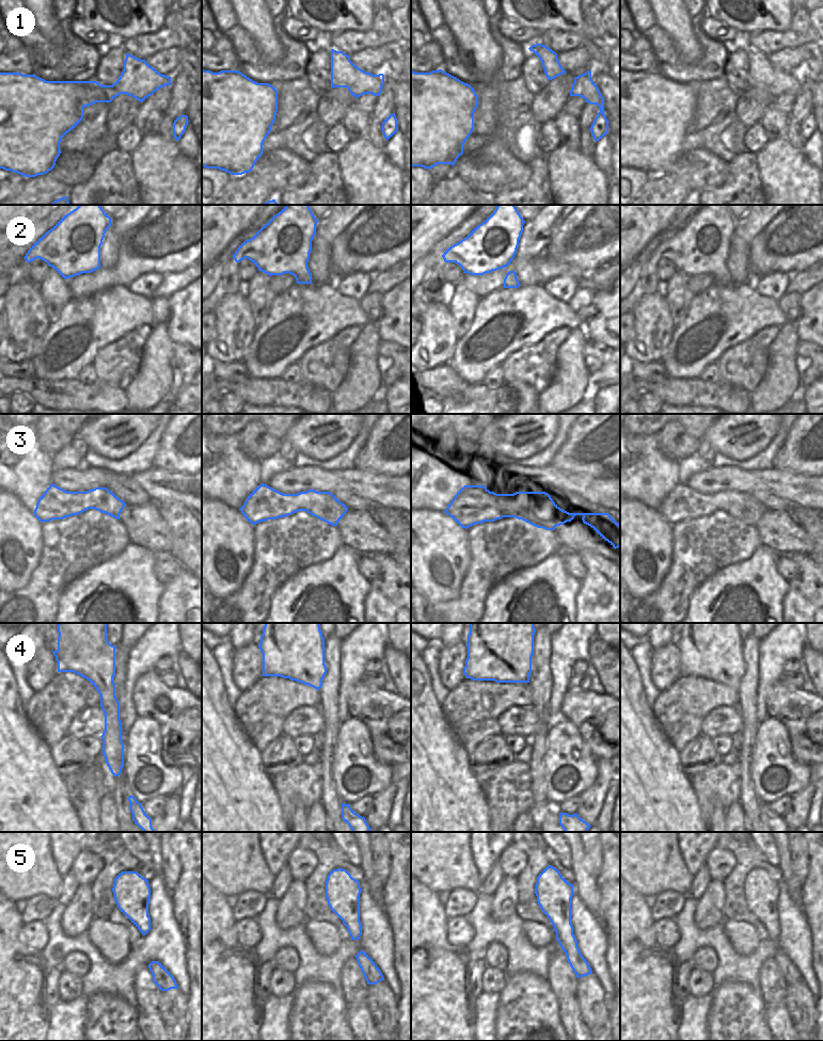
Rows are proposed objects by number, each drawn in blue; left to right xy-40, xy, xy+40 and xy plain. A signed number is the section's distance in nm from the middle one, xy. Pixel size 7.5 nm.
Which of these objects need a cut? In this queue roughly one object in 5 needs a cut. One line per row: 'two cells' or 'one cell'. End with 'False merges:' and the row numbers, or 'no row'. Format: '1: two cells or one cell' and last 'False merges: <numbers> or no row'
1: one cell
2: one cell
3: one cell
4: one cell
5: two cells
False merges: 5

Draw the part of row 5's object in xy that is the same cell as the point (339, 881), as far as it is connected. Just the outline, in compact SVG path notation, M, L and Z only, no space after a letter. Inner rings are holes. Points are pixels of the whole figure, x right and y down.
M342 868L333 869L326 881L326 898L330 909L336 914L338 898L342 896L345 902L344 912L358 914L358 899L362 890L360 882ZM336 914L337 915L337 914Z

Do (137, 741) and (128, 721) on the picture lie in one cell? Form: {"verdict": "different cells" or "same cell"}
{"verdict": "different cells"}

